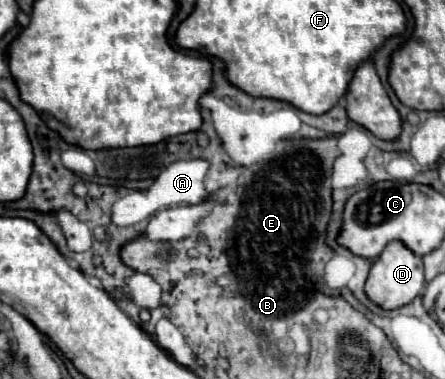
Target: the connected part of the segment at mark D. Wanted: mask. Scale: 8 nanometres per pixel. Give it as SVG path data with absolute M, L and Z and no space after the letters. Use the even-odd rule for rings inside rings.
M391 241L383 249L383 253L375 259L371 273L369 273L369 279L365 283L365 293L369 295L371 301L381 305L383 309L397 309L397 307L411 303L423 291L423 285L425 285L423 257L419 257L411 249L407 249L405 243Z

